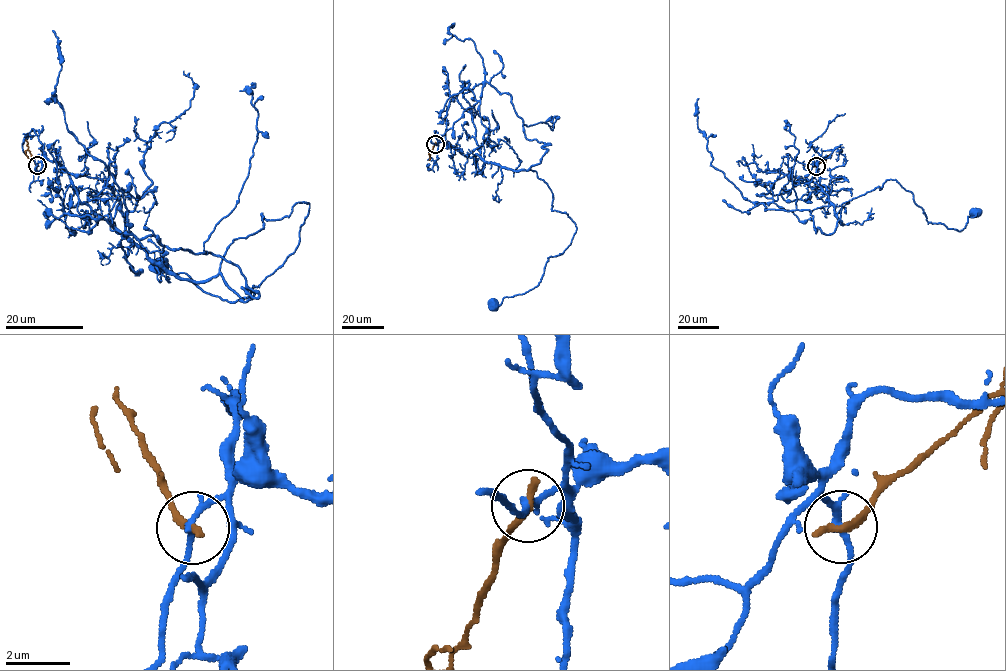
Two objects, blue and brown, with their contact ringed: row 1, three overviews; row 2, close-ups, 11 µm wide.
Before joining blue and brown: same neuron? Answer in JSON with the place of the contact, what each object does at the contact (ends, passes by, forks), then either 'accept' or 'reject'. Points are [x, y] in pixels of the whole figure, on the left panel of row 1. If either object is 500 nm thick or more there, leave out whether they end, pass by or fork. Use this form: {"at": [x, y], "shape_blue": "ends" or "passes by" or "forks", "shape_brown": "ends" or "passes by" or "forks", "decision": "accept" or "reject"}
{"at": [37, 165], "shape_blue": "passes by", "shape_brown": "ends", "decision": "reject"}

